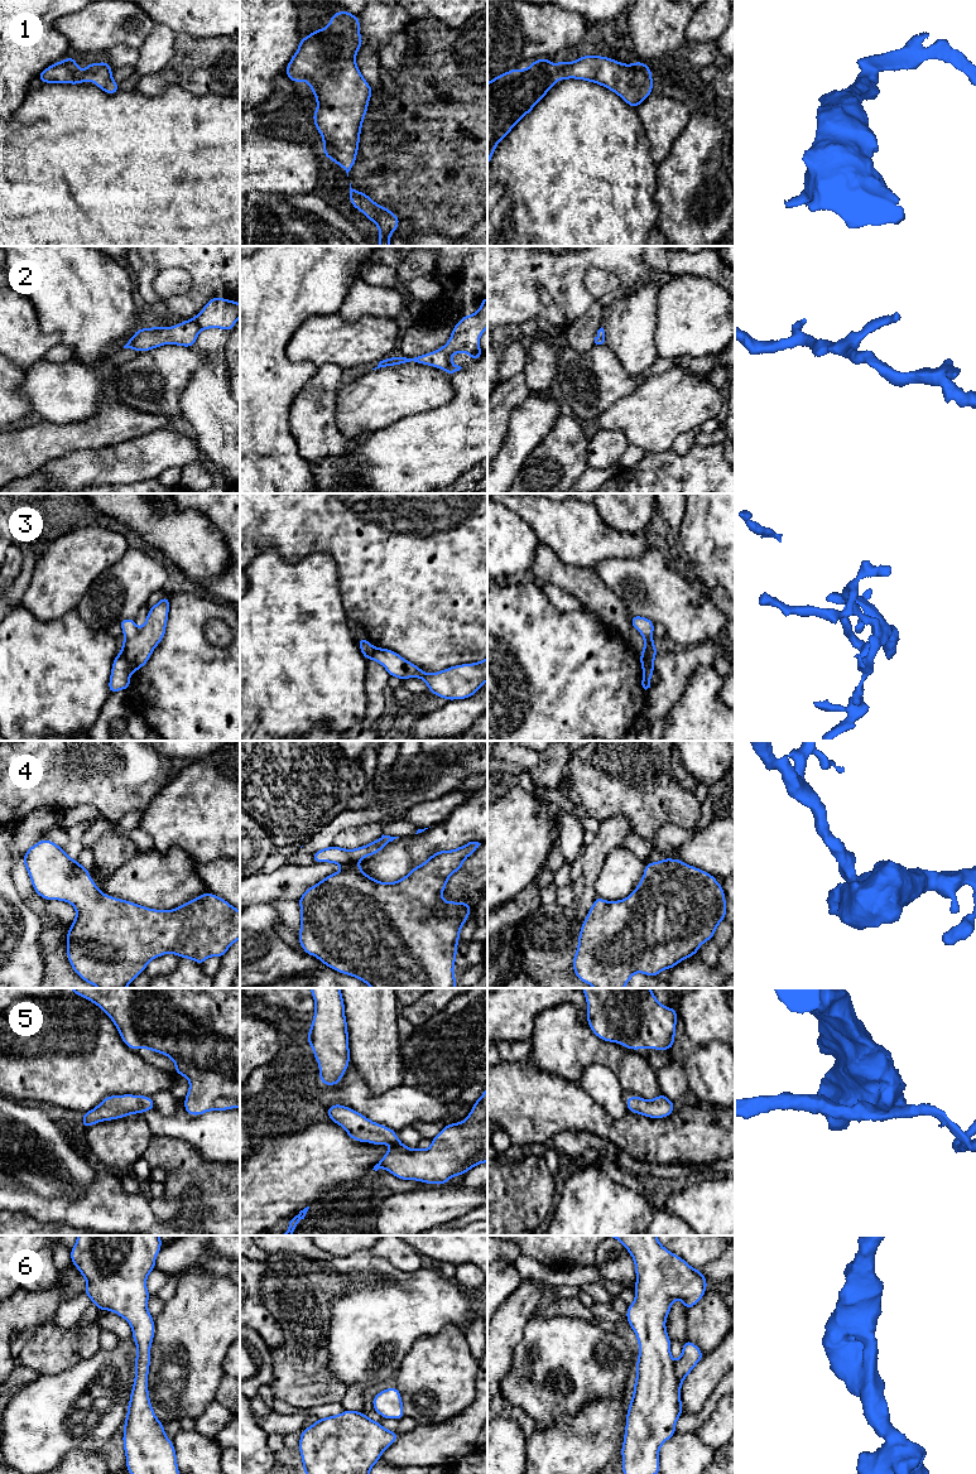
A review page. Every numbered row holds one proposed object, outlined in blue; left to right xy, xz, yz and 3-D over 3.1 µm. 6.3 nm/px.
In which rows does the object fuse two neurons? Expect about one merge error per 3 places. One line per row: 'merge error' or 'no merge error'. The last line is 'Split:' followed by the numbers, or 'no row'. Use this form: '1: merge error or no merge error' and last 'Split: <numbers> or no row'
1: no merge error
2: no merge error
3: merge error
4: no merge error
5: no merge error
6: no merge error
Split: 3

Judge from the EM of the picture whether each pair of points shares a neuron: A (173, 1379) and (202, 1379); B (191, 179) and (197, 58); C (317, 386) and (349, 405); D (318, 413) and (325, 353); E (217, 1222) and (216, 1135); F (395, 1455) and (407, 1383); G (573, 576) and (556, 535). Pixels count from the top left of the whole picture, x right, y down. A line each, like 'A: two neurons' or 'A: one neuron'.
A: one neuron
B: two neurons
C: two neurons
D: two neurons
E: two neurons
F: two neurons
G: two neurons

